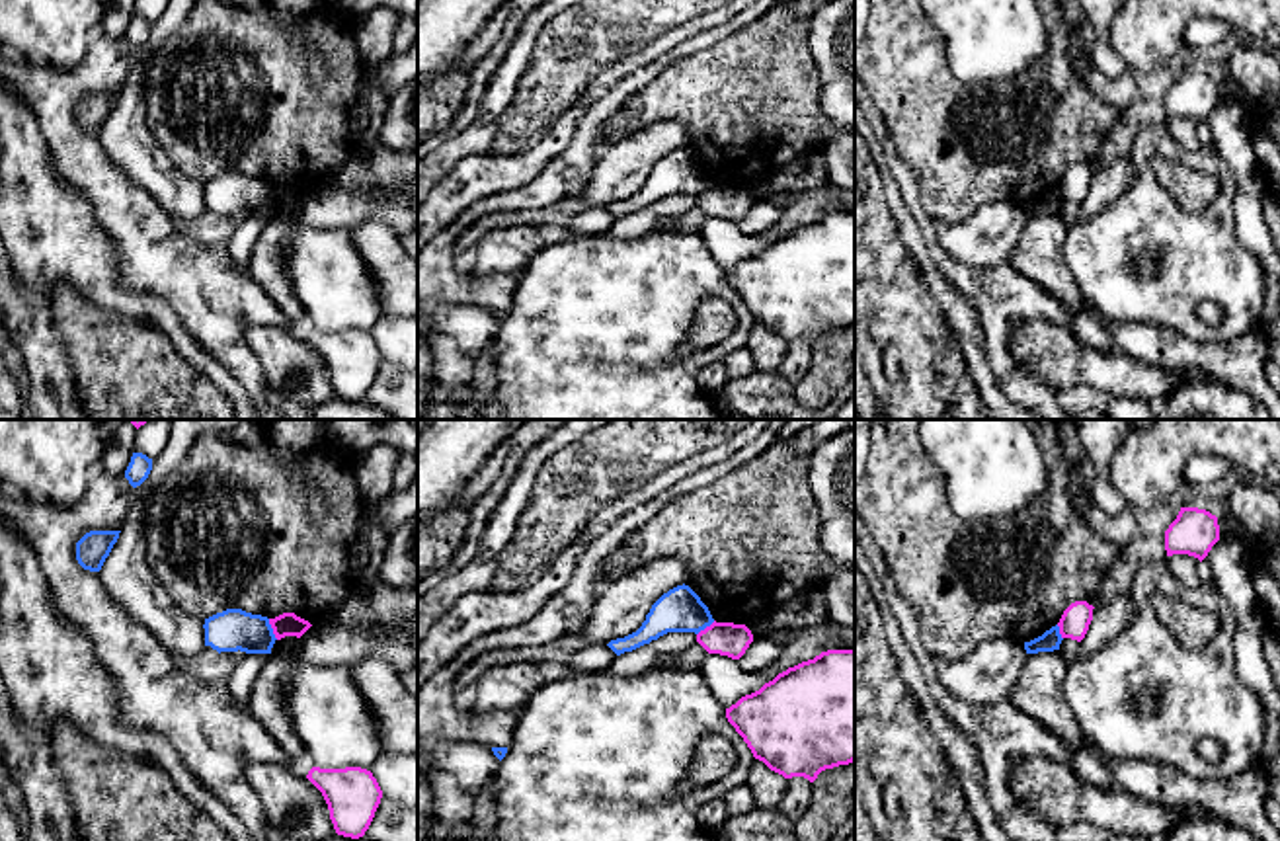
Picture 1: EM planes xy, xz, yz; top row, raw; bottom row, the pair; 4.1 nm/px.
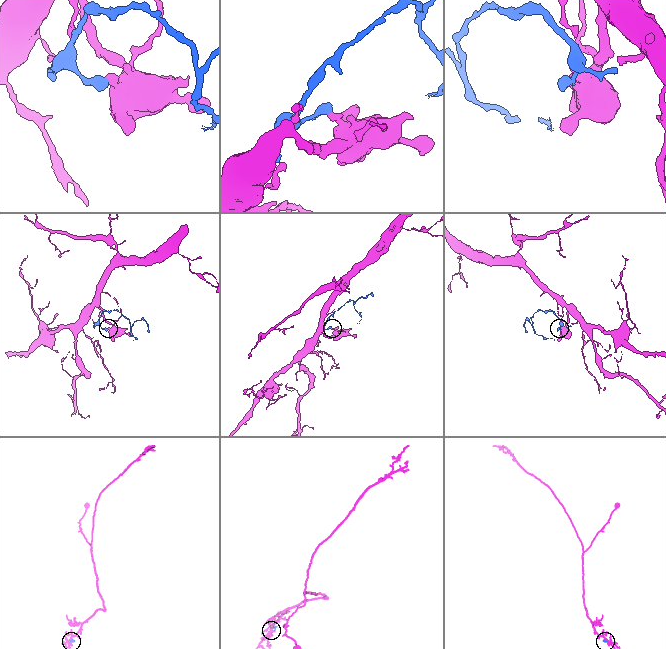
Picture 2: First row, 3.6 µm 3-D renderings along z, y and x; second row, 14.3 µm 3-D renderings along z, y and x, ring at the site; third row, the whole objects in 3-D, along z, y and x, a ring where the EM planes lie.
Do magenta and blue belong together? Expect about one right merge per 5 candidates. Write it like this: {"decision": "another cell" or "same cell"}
{"decision": "another cell"}

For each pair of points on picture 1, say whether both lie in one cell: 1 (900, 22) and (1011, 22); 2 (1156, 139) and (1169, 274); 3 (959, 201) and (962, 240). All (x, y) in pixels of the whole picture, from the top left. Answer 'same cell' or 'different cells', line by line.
1: different cells
2: same cell
3: different cells

